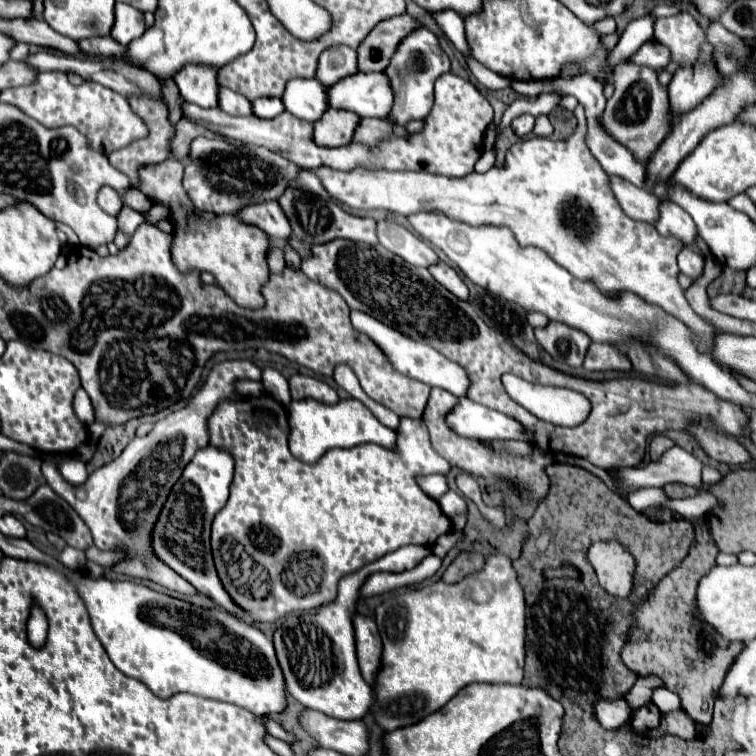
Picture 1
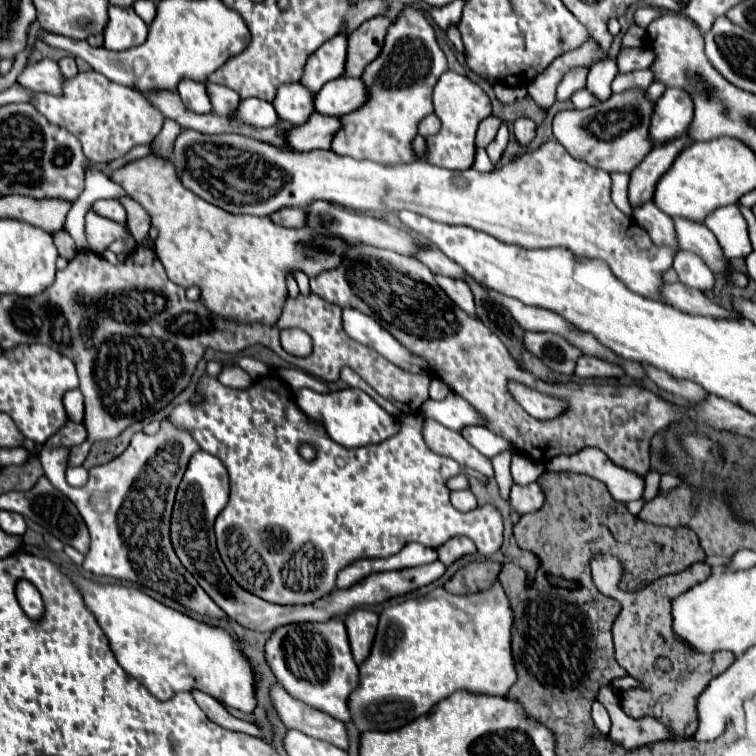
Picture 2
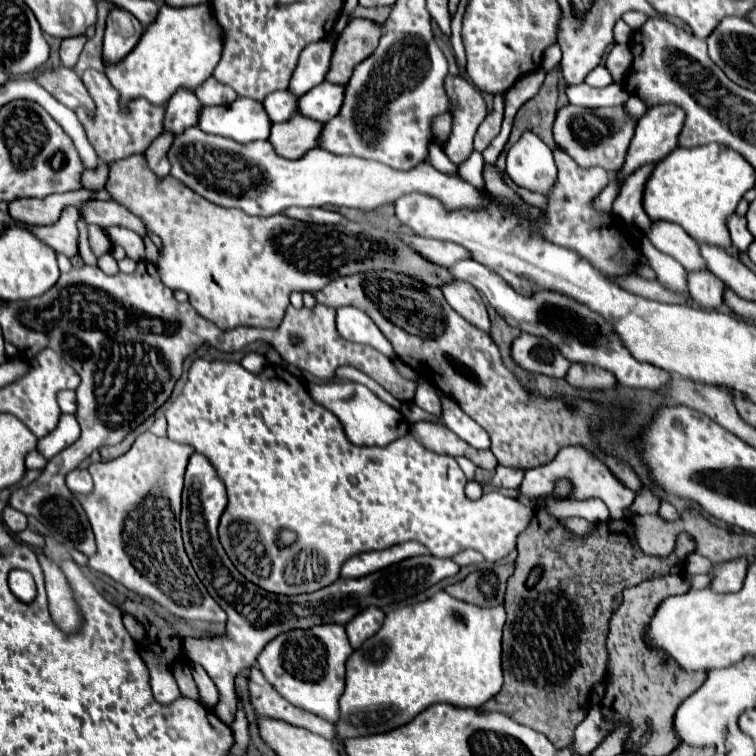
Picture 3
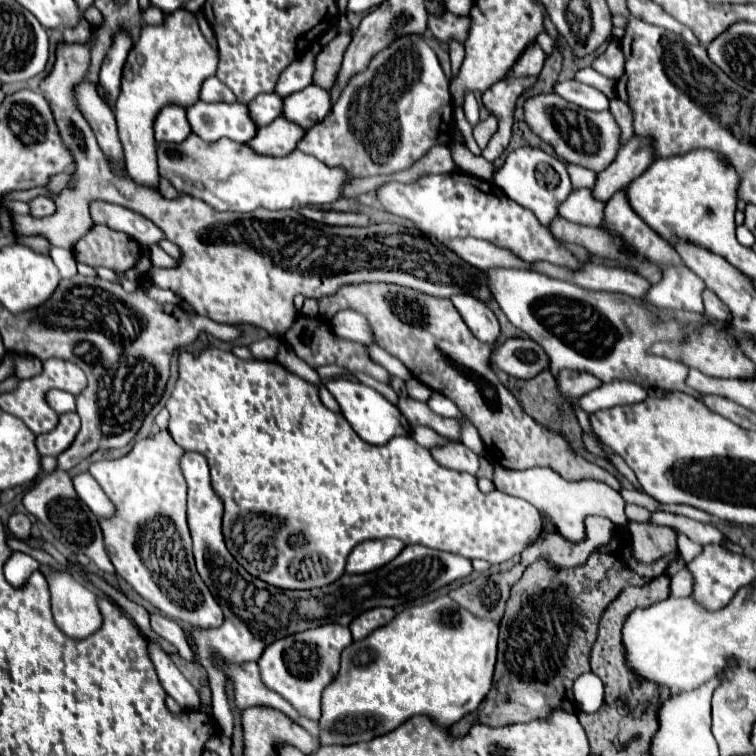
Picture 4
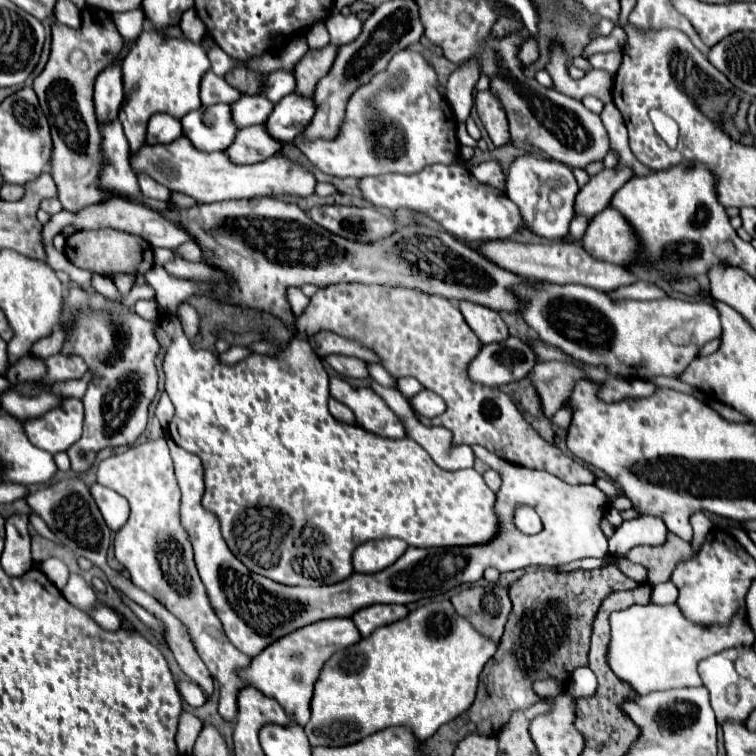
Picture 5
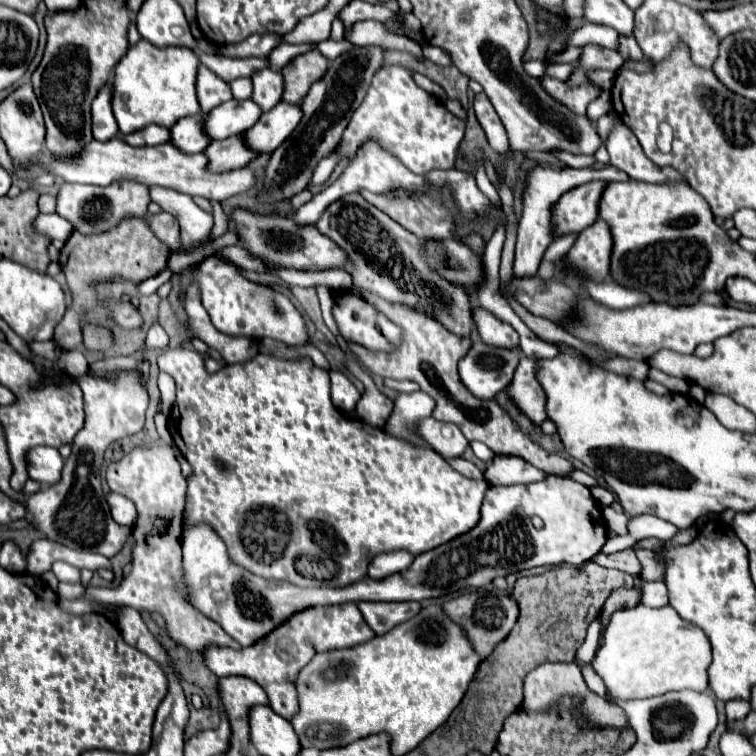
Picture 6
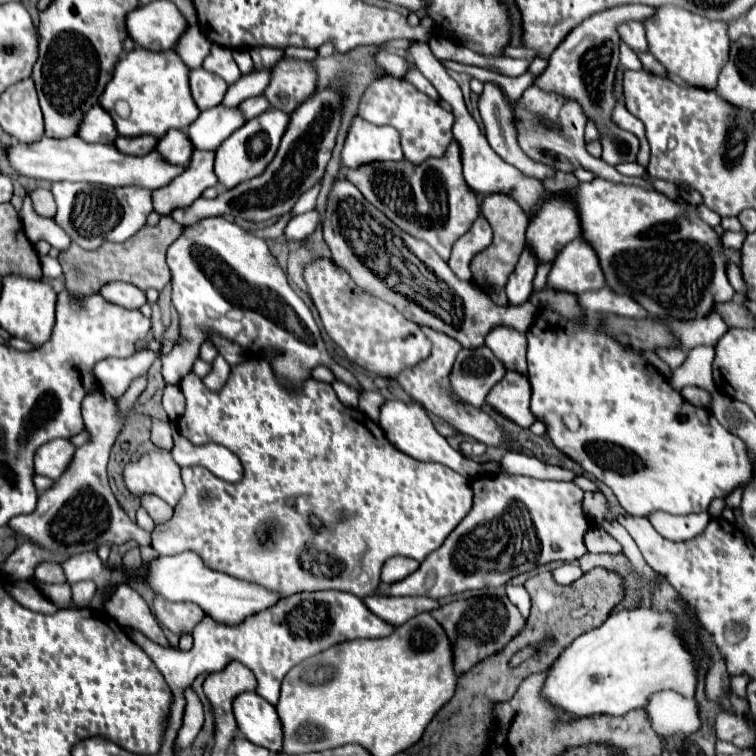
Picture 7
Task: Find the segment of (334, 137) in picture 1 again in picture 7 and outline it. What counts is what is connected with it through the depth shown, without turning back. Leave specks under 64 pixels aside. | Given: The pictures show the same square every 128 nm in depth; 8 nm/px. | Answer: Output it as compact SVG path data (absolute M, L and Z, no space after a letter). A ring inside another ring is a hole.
M196 150L184 174L180 174L168 188L152 192L154 210L168 216L176 206L192 204L208 186L216 186L218 178L214 174L214 150Z

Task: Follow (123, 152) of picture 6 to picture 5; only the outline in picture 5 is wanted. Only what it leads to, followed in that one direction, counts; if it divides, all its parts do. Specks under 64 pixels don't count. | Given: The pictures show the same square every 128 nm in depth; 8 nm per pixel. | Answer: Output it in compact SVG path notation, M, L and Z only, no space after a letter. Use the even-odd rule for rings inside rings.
M188 138L174 140L170 144L144 146L130 158L136 172L148 172L156 182L170 190L182 192L196 202L226 202L226 200L250 200L260 196L298 196L306 198L314 194L316 176L300 162L288 156L272 156L256 164L234 164L226 152L198 150Z

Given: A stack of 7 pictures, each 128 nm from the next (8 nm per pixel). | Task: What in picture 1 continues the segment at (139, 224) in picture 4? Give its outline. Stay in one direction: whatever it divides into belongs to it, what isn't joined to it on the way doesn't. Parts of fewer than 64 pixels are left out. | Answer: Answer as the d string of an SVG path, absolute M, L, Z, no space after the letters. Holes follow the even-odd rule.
M102 186L100 192L98 192L98 204L104 212L112 214L112 216L118 216L120 208L122 208L122 202L120 202L120 196L114 188L108 188L108 186Z

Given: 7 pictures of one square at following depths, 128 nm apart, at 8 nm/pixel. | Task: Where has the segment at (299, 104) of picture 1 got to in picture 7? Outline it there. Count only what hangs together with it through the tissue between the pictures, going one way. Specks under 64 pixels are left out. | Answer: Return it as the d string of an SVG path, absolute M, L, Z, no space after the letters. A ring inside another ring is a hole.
M222 104L200 112L200 116L188 126L188 136L198 150L216 150L232 132L246 122L238 106L226 108Z

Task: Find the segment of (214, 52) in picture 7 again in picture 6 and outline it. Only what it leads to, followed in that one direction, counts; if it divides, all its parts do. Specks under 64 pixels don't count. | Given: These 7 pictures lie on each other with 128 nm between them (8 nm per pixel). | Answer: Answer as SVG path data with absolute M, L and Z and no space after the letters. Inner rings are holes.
M198 52L200 62L218 74L224 82L232 82L236 78L252 78L254 72L268 68L268 58L230 58L220 54Z

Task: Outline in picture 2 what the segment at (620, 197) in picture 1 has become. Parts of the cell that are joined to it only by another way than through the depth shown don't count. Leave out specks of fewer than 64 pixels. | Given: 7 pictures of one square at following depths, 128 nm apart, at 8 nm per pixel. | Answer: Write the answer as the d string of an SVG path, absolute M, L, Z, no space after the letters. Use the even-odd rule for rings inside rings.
M652 200L640 206L634 206L632 216L652 236L656 244L668 244L676 248L676 236L672 232L672 218L668 218L662 210L658 210L658 206Z

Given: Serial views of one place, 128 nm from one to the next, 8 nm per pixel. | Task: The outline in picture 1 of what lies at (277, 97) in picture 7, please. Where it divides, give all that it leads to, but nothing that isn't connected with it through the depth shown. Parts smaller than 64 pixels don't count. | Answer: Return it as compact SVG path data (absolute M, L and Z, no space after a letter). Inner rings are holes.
M408 14L380 22L364 38L364 42L358 48L358 70L360 72L384 72L398 44L408 36L408 32L420 26L422 24Z

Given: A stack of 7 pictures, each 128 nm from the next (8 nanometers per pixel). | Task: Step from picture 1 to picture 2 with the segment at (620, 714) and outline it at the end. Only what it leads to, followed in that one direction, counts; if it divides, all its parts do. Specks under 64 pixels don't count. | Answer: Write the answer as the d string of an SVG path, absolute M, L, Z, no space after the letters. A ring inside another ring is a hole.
M595 700L592 704L591 716L596 730L600 735L605 735L610 732L610 716L606 708L604 708L604 706L598 700Z

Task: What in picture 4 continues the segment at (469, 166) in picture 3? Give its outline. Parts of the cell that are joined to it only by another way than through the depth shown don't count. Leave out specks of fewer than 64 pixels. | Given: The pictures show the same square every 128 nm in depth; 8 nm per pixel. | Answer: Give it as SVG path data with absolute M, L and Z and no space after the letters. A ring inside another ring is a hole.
M454 106L453 122L455 128L462 132L466 146L469 148L469 150L475 155L481 155L482 151L473 138L473 127L467 121L462 107Z

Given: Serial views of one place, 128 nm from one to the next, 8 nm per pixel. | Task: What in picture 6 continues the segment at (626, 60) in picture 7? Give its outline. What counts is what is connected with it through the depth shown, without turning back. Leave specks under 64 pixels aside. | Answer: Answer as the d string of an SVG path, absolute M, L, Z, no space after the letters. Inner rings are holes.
M584 22L580 28L576 28L572 38L574 38L574 46L598 44L604 48L616 48L616 44L618 44L618 32L614 28L590 24L590 22Z

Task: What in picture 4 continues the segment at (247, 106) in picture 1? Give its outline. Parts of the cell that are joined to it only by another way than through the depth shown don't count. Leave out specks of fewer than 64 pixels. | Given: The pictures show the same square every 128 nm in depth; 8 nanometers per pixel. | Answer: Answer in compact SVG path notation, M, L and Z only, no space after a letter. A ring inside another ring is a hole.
M212 76L212 78L204 80L202 90L200 90L200 100L204 100L204 102L234 102L236 96L228 86L224 86L216 76Z

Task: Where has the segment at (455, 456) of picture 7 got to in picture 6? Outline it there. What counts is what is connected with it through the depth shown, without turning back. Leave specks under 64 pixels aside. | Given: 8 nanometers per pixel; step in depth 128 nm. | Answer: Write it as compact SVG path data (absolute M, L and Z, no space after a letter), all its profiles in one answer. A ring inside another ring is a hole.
M422 390L412 392L412 394L398 394L398 398L394 402L394 412L388 418L384 430L388 430L394 436L406 438L412 444L426 446L416 434L412 434L412 424L416 424L416 420L430 416L434 406L436 406L436 402ZM464 458L462 460L448 460L452 468L456 468L460 474L464 476L472 476L472 478L484 478L484 474L472 464L472 462L466 462Z

